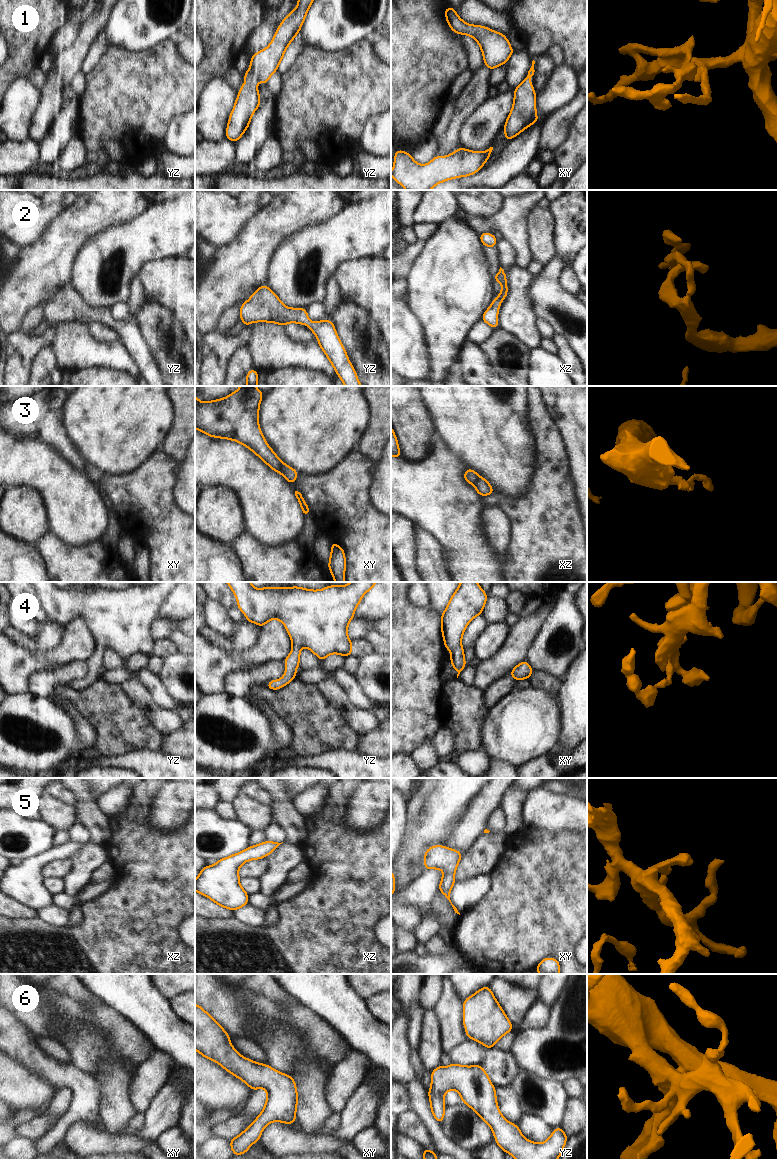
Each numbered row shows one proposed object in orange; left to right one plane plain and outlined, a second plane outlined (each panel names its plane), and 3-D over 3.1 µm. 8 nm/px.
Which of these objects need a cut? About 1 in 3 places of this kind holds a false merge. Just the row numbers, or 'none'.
3.

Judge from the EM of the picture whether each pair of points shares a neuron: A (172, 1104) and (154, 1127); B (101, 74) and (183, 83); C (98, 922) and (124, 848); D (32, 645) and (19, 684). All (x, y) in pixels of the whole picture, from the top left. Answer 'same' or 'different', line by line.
A: same
B: same
C: same
D: different

